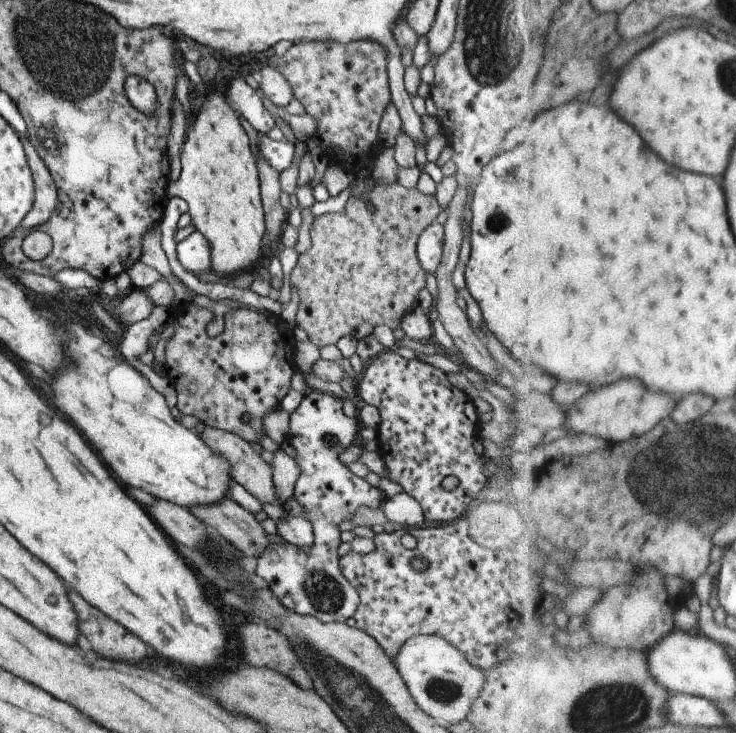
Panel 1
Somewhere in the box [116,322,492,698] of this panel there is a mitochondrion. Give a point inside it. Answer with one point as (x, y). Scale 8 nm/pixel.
(325, 593)

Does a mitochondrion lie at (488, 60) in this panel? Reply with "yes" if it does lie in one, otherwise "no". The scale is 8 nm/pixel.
yes

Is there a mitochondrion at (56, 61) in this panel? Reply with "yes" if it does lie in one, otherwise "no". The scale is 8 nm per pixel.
yes

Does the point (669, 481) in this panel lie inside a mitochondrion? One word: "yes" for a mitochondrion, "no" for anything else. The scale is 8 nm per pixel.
yes

